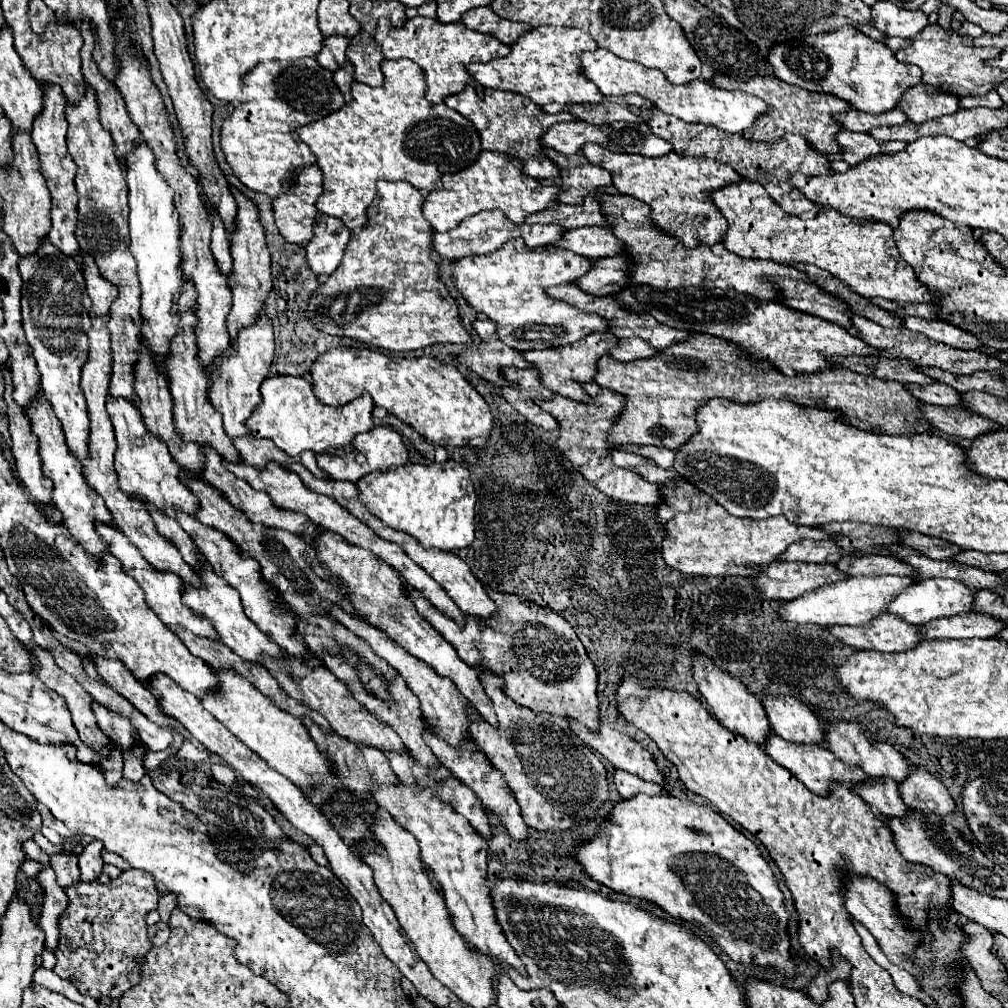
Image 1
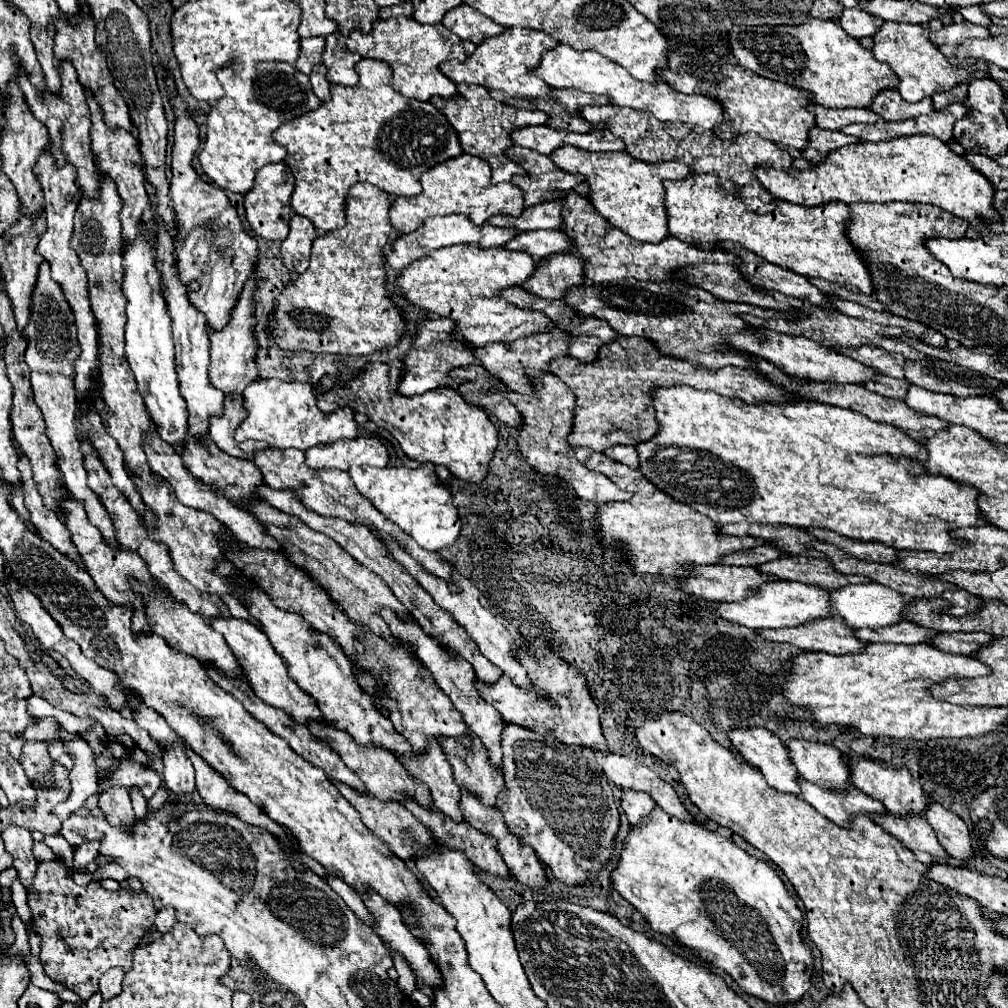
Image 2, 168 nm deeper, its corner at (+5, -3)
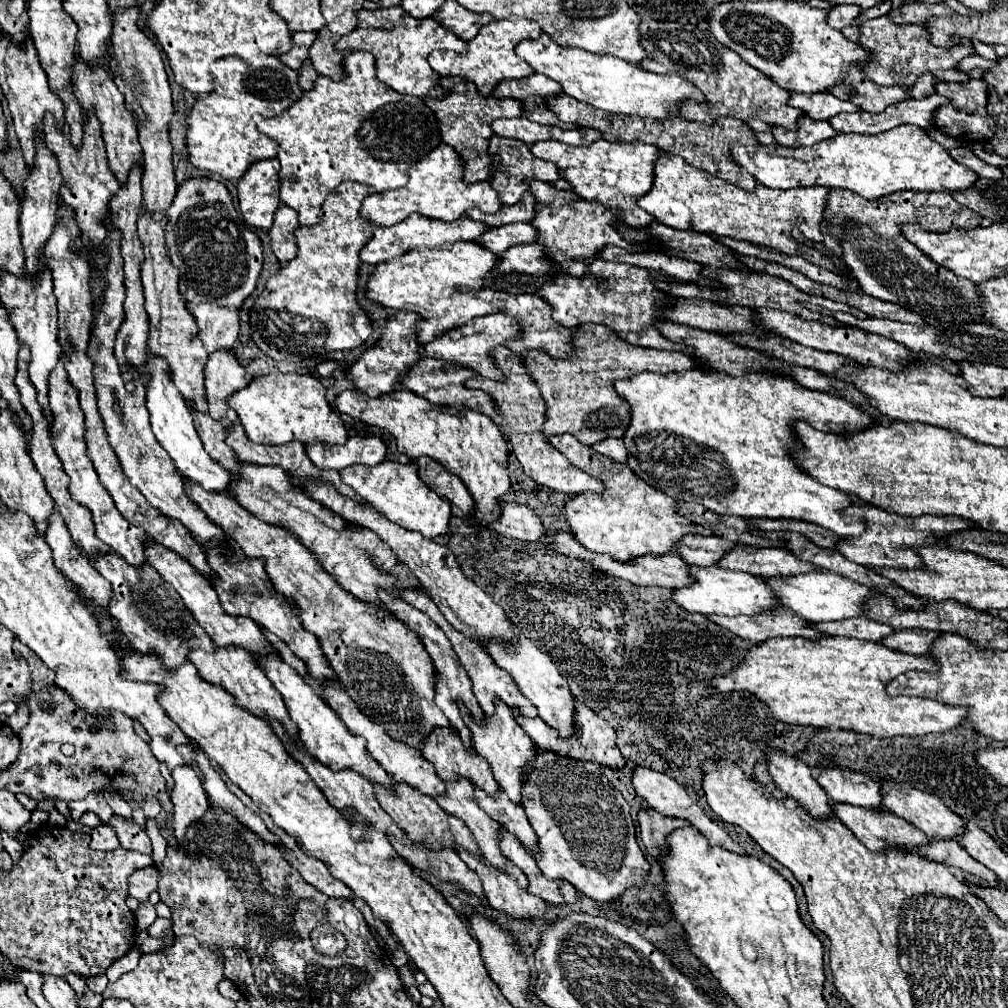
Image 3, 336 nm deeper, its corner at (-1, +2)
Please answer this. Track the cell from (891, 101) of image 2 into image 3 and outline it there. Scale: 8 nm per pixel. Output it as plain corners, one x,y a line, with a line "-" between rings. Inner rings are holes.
847,67
845,79
841,79
839,87
831,89
831,95
843,101
851,101
853,105
861,107
861,111
869,113
879,113
885,107
889,107
889,103
899,103
907,99
903,85
877,85
871,79
867,79
857,67

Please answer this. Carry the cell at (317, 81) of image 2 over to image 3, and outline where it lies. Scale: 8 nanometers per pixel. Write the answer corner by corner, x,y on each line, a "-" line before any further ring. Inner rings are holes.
303,63
303,67
299,69
299,83
301,83
301,89
303,91
309,91
313,87
313,81
317,79
317,71
313,71
311,63

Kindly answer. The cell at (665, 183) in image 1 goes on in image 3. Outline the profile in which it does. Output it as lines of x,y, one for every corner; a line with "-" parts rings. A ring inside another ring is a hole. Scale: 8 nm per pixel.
597,139
589,147
571,147
561,141
539,141
529,145
531,153
539,159
551,161
557,165
561,179
571,185
571,191
581,195
587,201
599,201
607,209
615,209
621,215
621,221
629,227
647,227
653,217
647,211
635,209
635,201
649,191
653,185
653,163
659,157
659,149
647,143
609,143

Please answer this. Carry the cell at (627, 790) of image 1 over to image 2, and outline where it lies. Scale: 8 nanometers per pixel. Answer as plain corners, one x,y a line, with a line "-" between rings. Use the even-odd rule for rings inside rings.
623,790
621,806
623,806
625,814
627,814
627,820
631,824
637,824
643,816
647,816
655,808
655,800
651,800
651,796
647,796
647,792

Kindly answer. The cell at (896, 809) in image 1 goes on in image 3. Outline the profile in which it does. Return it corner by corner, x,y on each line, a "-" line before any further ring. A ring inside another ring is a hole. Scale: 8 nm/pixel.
949,839
949,841
931,841
927,847
921,847
917,851
921,857
935,861
935,863
943,863
947,867
957,867
965,873
971,873
983,881
987,881
989,885
997,885
999,879
997,875
993,875
993,871
985,869
979,861
975,861
957,841

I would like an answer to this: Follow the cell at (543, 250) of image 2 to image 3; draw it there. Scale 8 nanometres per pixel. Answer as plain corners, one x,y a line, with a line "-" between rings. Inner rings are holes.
509,223
501,227
487,227
487,231
477,237
477,243
481,243
487,251
503,253
513,245
533,243
535,239
537,231
531,227
531,223

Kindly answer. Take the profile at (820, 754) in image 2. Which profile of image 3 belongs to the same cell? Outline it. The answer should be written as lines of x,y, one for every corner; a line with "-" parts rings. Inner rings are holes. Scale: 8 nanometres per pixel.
821,767
819,785
825,789
833,803
847,803
859,805
865,809
883,809
883,799
879,791
879,783
875,783
869,775
863,773
849,773
839,767

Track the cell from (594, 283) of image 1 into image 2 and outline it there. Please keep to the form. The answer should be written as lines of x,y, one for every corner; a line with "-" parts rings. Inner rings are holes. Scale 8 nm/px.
555,254
543,260
537,266
535,274
523,284
529,292
535,292
541,298
563,298
567,288
575,284
585,284
583,260
575,254

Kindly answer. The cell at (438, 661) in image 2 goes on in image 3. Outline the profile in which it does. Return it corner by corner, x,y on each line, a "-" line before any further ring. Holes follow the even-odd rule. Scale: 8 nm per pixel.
495,703
495,705
497,705
495,717
487,717
483,727
475,725
473,719
469,719
469,715
463,717
473,733
473,745
477,753
485,757
487,763
491,765
493,777
497,779
499,787
509,795
511,801
521,803
521,787
525,783
525,777
531,773
535,761
535,743
529,739
529,735
525,735
525,731
517,725
517,721
513,721
513,713
509,707
505,707
505,703

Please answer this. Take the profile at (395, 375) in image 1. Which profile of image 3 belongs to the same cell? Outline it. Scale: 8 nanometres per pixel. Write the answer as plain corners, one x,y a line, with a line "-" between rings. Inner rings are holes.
343,391
335,399
337,411
347,413
367,425
389,431
397,439
397,451
410,459
421,456
433,457
439,461
449,473
457,475
469,493
473,495
473,525
481,525
485,521
497,521
501,515
499,497
505,495
511,487
507,469
507,441
499,433
497,425
479,411
457,411
451,407
437,407
425,401
411,391
393,391
389,395
381,395
371,399
361,391

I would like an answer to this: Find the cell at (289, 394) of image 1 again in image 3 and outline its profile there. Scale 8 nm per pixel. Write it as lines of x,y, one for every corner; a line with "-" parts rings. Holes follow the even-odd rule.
271,373
251,379
247,387
227,399
227,407
237,411
247,437
261,445
283,445
289,441
343,445
347,441
341,417
331,411
325,399
325,387
311,375

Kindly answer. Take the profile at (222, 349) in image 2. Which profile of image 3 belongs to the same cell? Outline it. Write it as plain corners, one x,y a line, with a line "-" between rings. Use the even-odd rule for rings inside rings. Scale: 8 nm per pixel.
233,349
211,353
205,365
205,389
207,389
209,415
217,421
223,419
227,413
225,399
233,395
233,391
243,389
249,381
251,379
247,377
245,369
239,365

